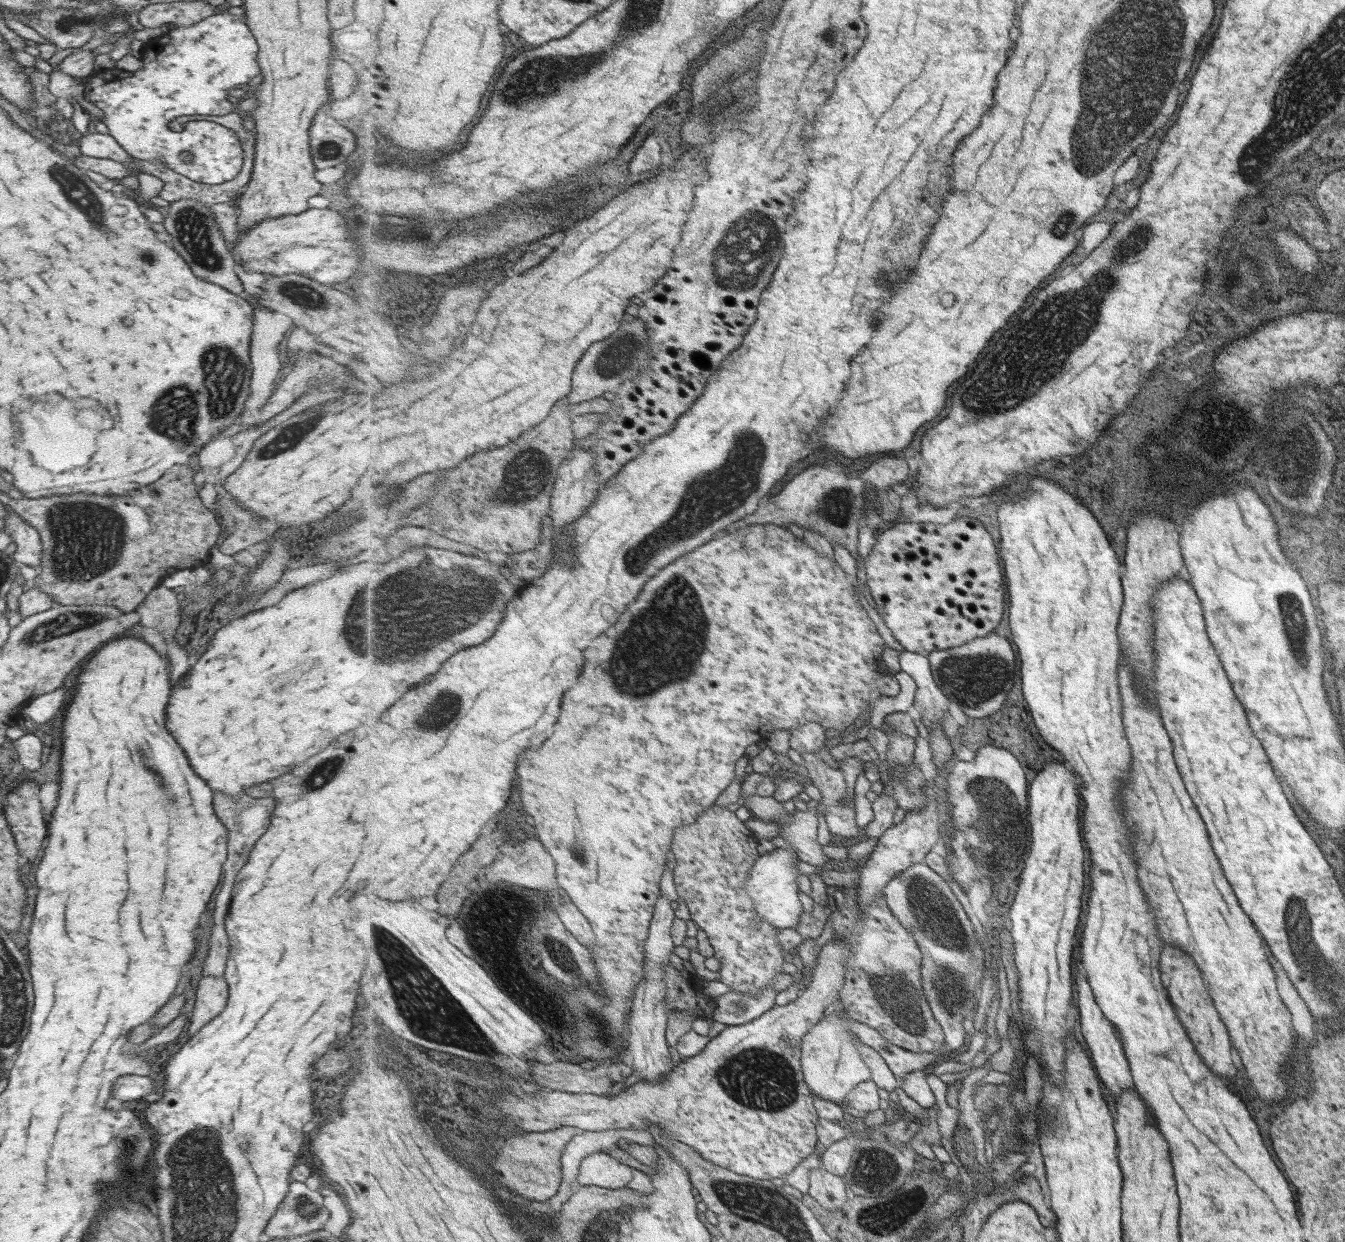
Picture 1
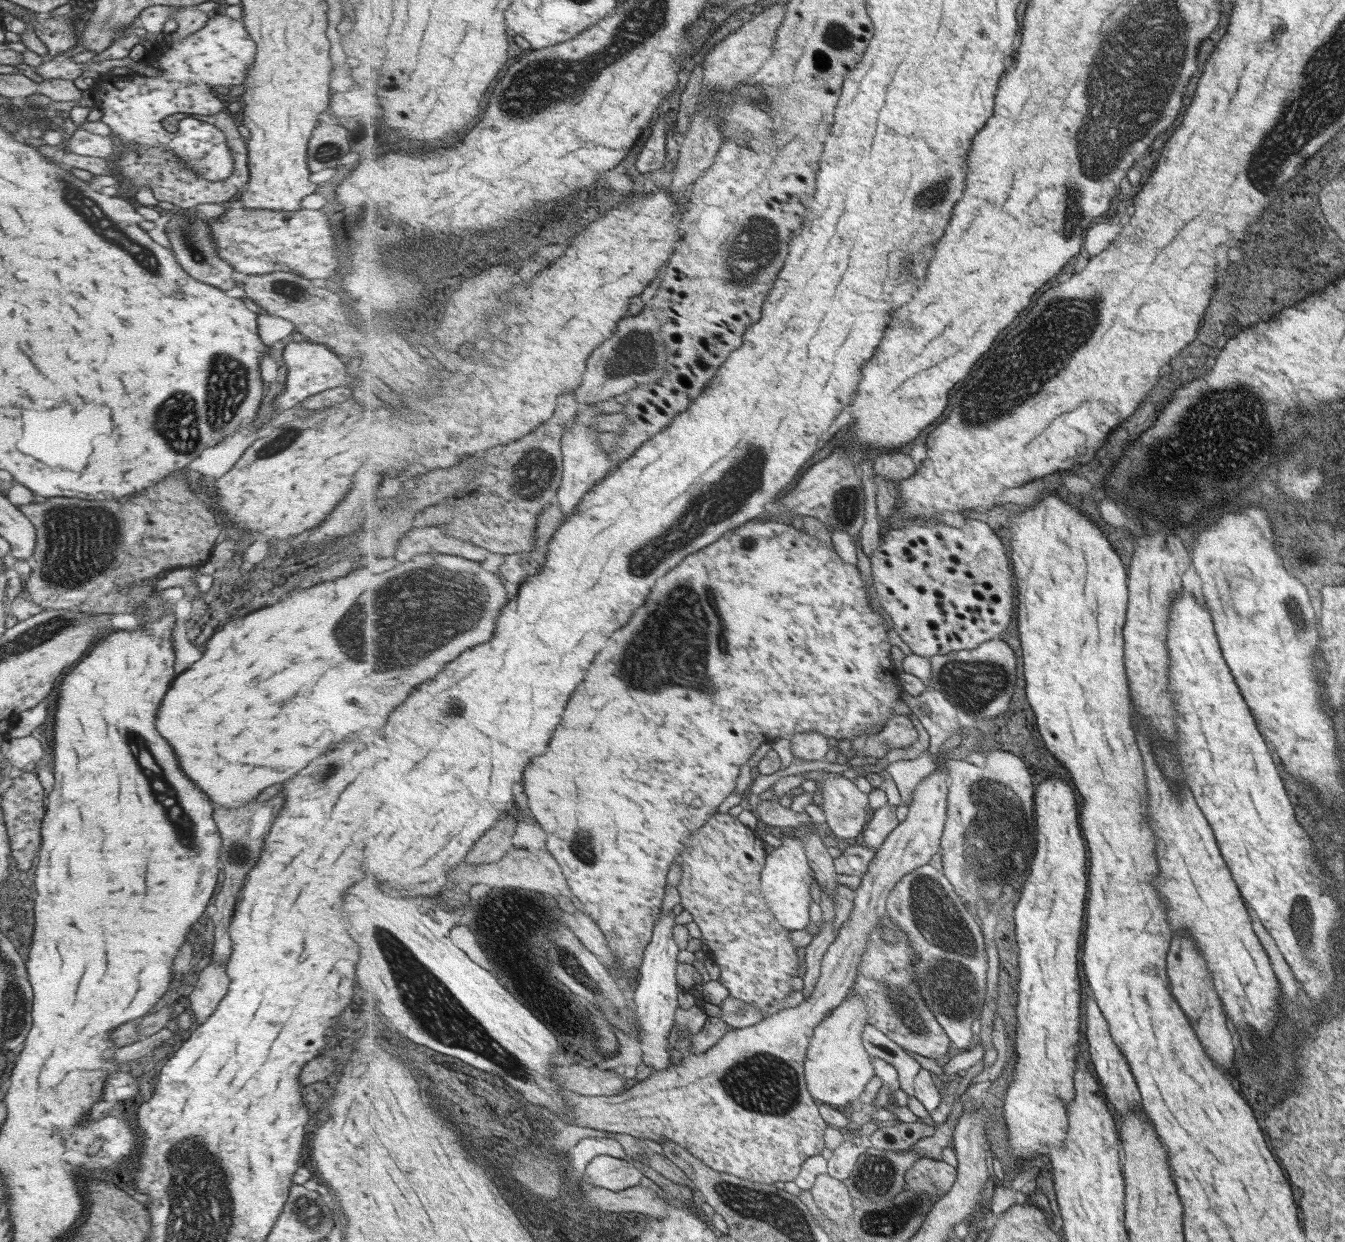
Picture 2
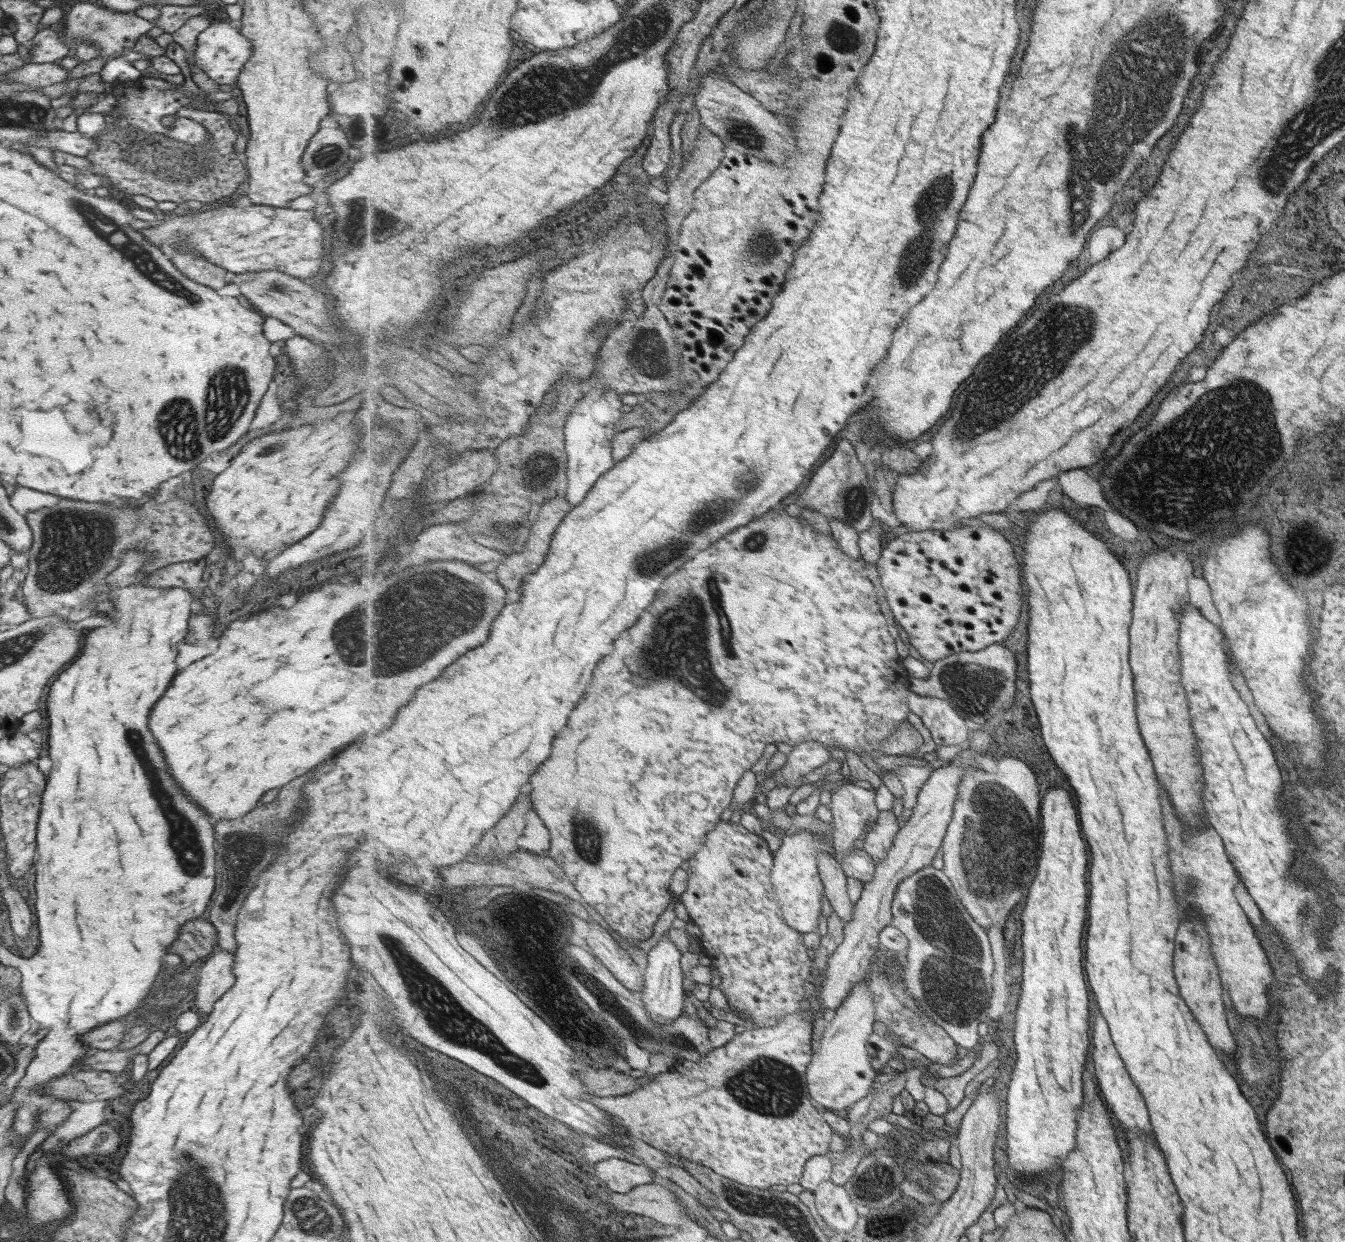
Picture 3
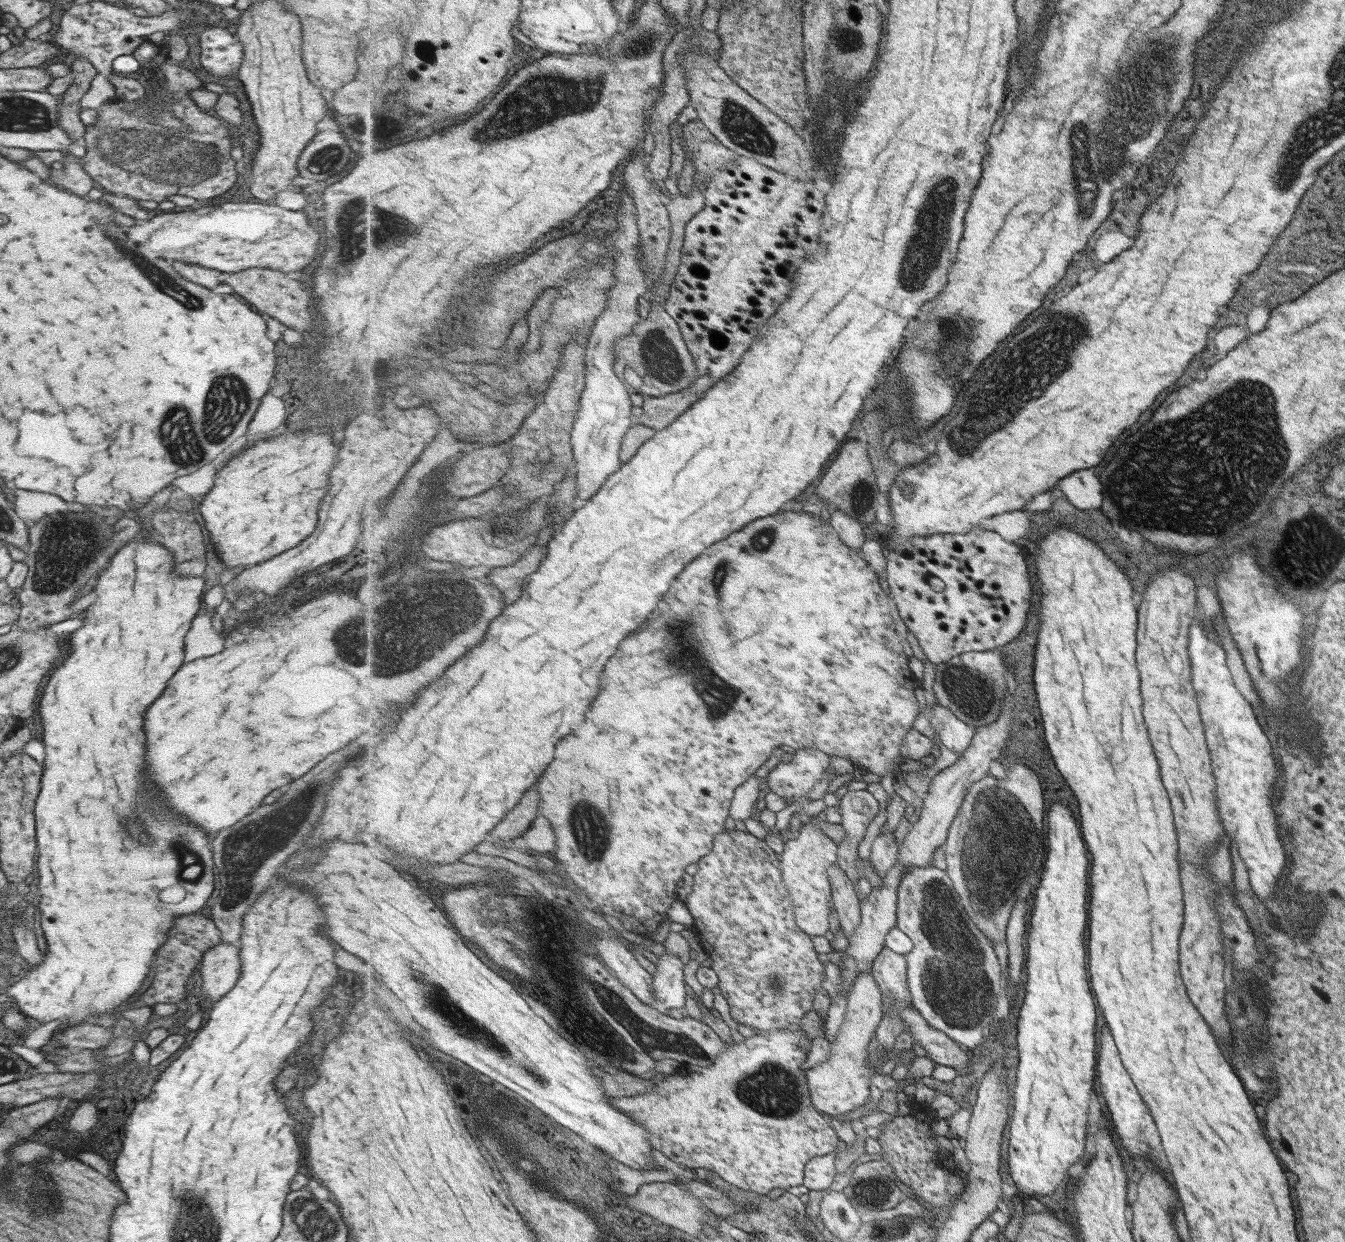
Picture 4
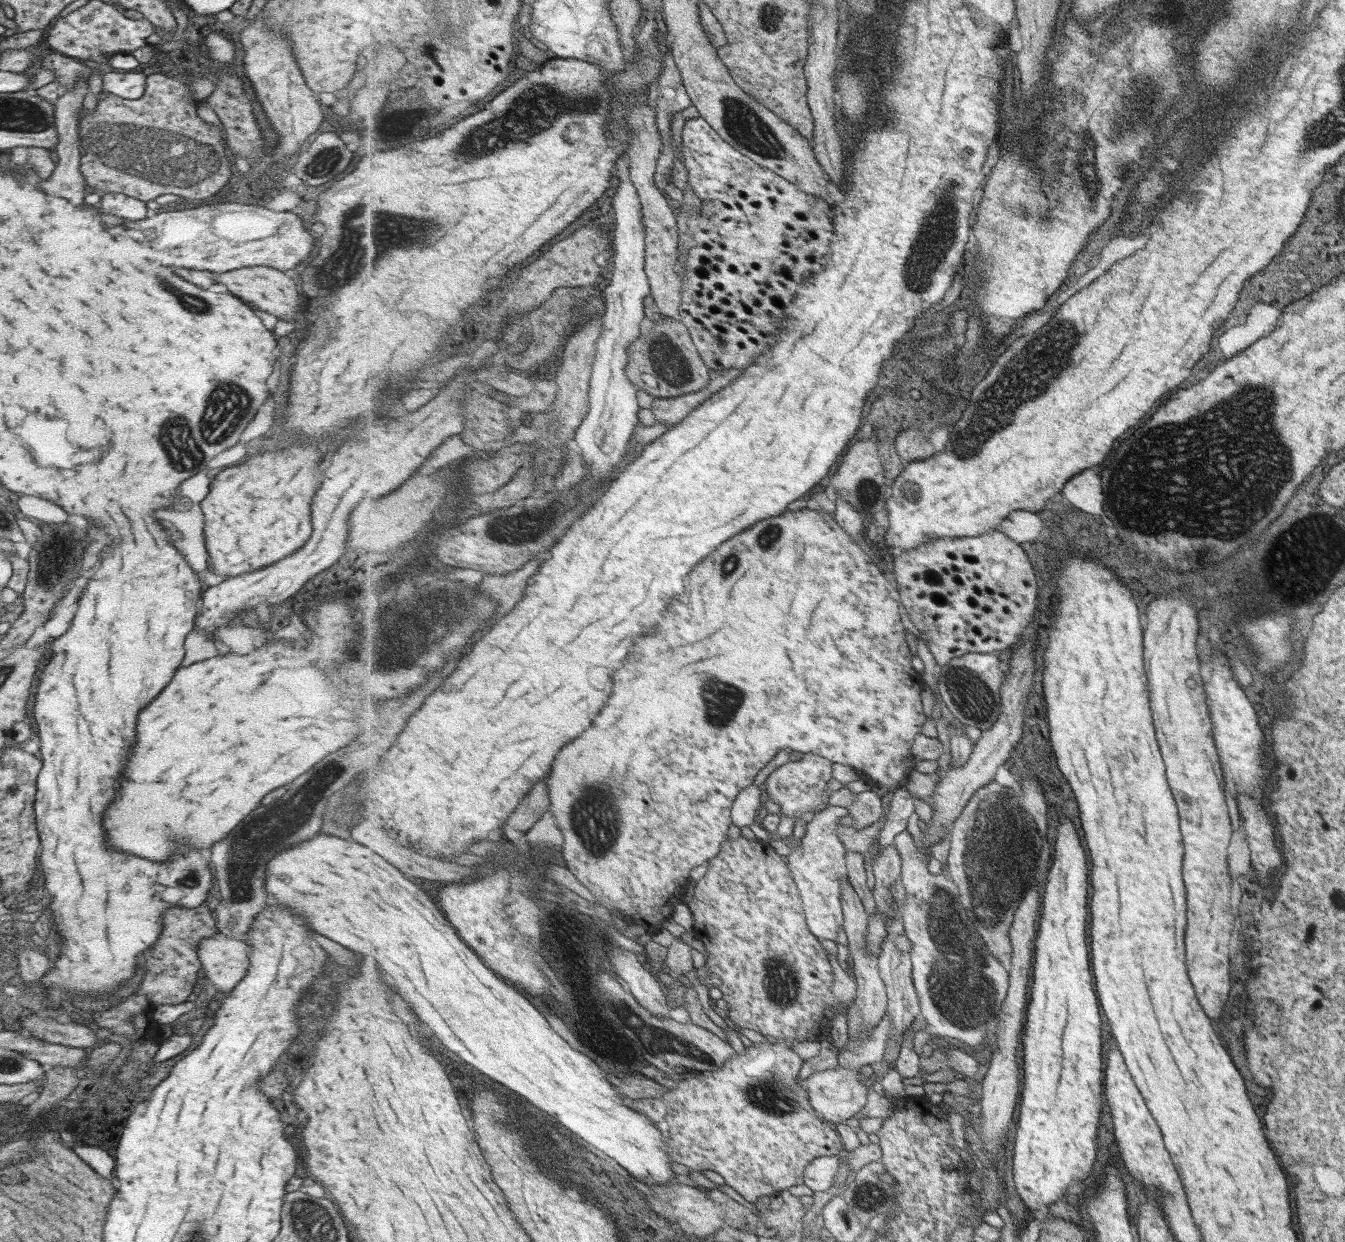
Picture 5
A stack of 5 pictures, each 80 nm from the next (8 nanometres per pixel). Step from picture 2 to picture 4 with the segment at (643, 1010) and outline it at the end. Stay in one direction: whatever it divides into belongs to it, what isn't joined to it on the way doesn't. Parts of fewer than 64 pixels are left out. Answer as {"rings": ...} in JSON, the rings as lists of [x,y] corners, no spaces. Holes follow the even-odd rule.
{"rings":[[[660,954],[656,962],[656,972],[653,972],[656,988],[656,1001],[653,1007],[662,1013],[671,1008],[685,1008],[687,1000],[687,984],[683,976],[685,963],[672,954]]]}

